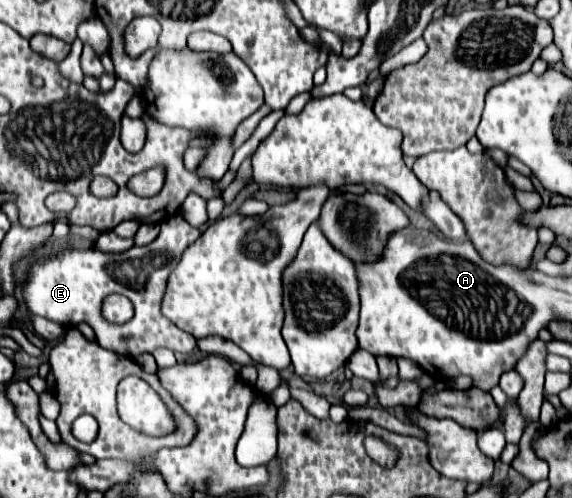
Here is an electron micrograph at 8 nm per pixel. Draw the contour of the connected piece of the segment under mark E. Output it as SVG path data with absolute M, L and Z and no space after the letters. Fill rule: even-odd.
M173 215L171 219L165 219L161 223L161 233L159 237L145 245L145 247L131 247L125 253L101 253L97 249L67 249L63 253L59 253L57 257L47 257L43 259L39 265L35 265L31 269L31 275L23 287L23 299L27 303L27 307L31 309L31 313L41 315L49 321L55 321L63 327L71 327L77 325L81 321L89 323L95 329L97 335L97 343L101 347L107 347L111 351L119 351L119 355L131 355L131 359L135 359L137 355L145 353L145 351L153 351L157 347L167 347L171 351L179 351L179 353L191 353L195 349L195 339L193 335L181 331L179 327L175 327L175 323L171 323L167 317L163 317L161 313L161 299L165 293L165 285L167 285L167 275L175 269L175 265L181 259L181 253L201 235L201 231L193 225L189 225L181 215ZM111 293L117 295L125 295L131 303L133 303L133 317L127 323L109 323L107 319L103 319L101 313L101 305L103 299Z

